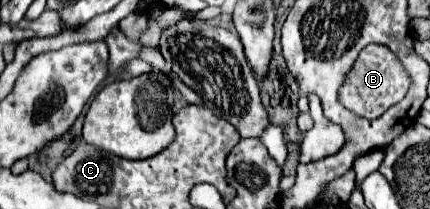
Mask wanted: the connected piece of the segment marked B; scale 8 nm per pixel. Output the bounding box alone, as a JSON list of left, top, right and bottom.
[339,44,409,118]

